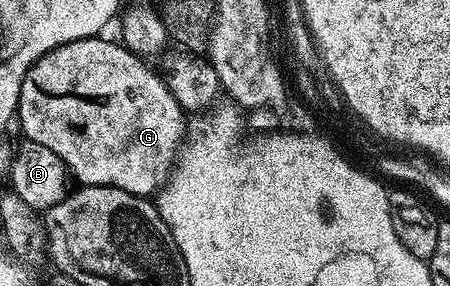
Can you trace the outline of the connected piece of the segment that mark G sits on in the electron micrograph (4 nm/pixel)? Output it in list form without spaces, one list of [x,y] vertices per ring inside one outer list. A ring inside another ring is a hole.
[[[91,36],[88,40],[78,40],[77,42],[69,42],[57,46],[53,50],[49,50],[41,58],[37,58],[37,62],[33,62],[33,66],[25,74],[25,78],[21,82],[21,94],[19,95],[19,107],[17,109],[17,124],[23,127],[23,136],[28,140],[37,142],[41,146],[49,146],[49,150],[53,150],[53,154],[57,154],[57,158],[61,158],[67,165],[70,175],[79,179],[80,185],[86,186],[113,186],[125,190],[134,196],[150,197],[152,194],[158,193],[162,183],[167,179],[169,171],[173,166],[173,159],[177,154],[177,147],[180,145],[181,139],[185,134],[185,113],[183,107],[177,102],[177,98],[173,98],[173,94],[167,89],[162,75],[158,71],[155,72],[150,68],[146,59],[140,58],[122,43],[111,40],[103,40],[99,36]]]

